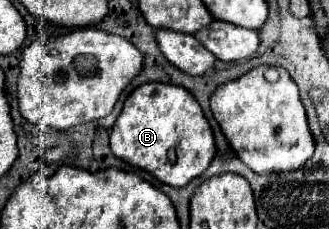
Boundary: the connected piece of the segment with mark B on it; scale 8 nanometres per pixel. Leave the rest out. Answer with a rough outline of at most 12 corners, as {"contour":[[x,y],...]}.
{"contour":[[144,83],[110,149],[170,187],[214,159],[190,91]]}

